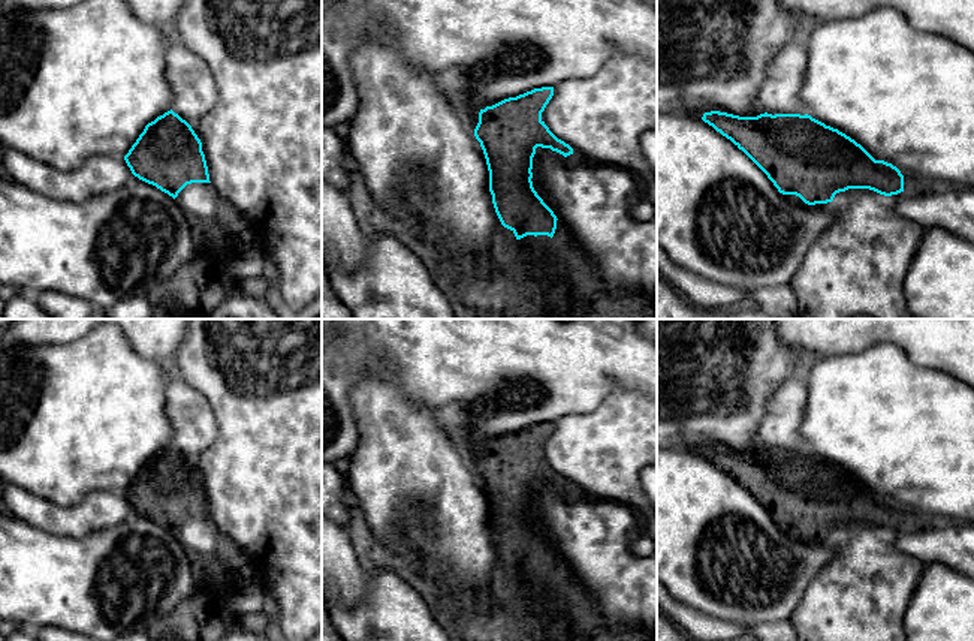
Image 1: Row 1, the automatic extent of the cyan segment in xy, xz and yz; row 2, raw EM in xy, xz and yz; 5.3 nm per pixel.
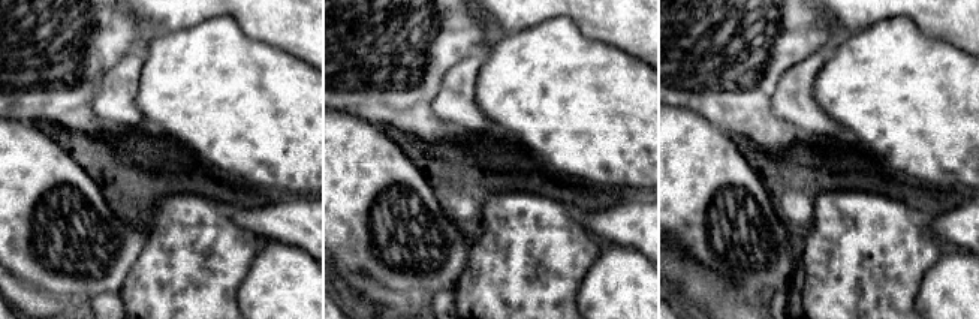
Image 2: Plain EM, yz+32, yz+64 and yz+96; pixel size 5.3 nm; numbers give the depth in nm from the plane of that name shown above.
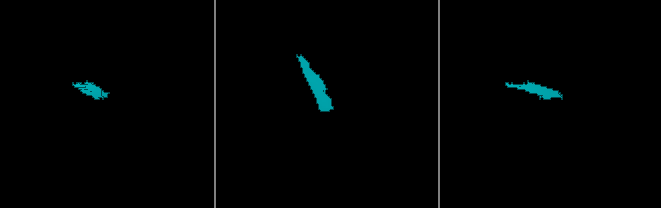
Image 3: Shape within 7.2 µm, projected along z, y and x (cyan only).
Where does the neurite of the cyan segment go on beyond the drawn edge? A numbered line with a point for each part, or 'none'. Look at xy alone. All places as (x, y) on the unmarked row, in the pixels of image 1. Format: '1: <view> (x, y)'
1: xy (205, 544)

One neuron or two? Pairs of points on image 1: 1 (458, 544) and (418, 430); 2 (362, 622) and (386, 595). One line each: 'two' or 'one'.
1: one
2: one

